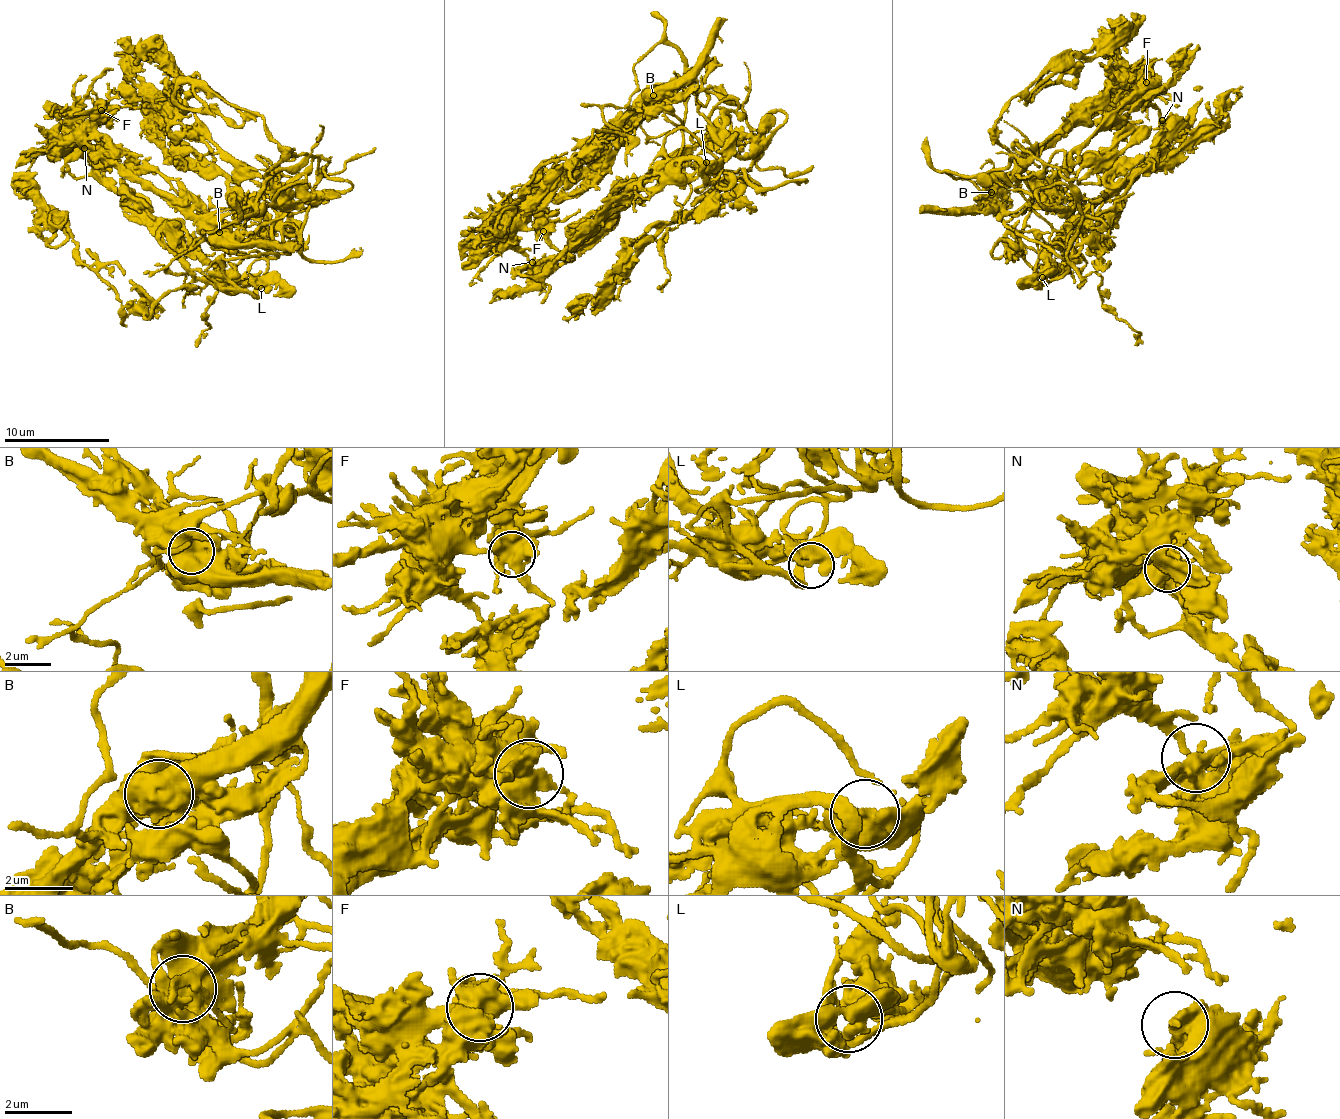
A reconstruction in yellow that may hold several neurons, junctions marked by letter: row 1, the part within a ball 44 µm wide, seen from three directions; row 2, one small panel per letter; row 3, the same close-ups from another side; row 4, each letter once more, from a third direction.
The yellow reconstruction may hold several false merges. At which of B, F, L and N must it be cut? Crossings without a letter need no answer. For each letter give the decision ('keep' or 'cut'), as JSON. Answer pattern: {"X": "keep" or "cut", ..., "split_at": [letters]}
{"B": "cut", "F": "keep", "L": "keep", "N": "keep", "split_at": ["B"]}

